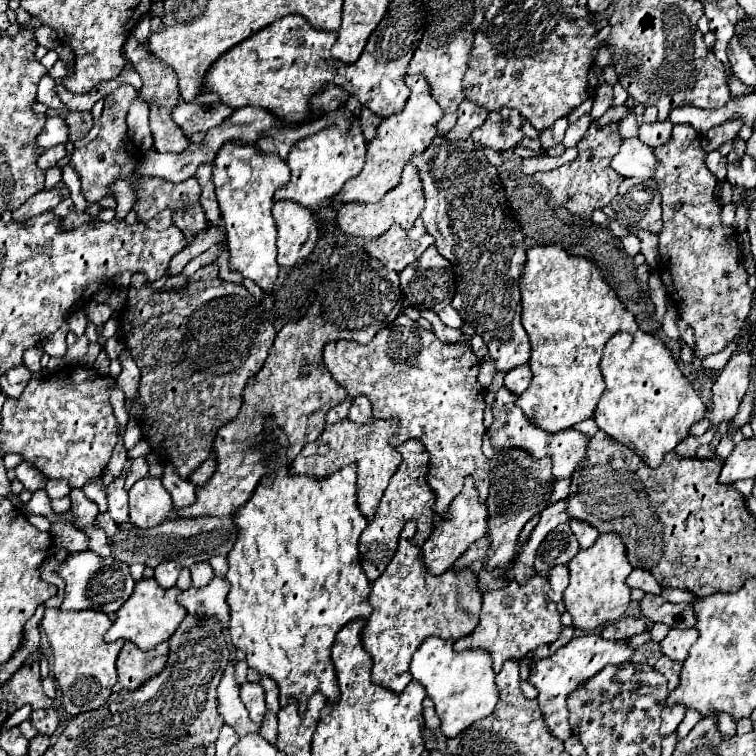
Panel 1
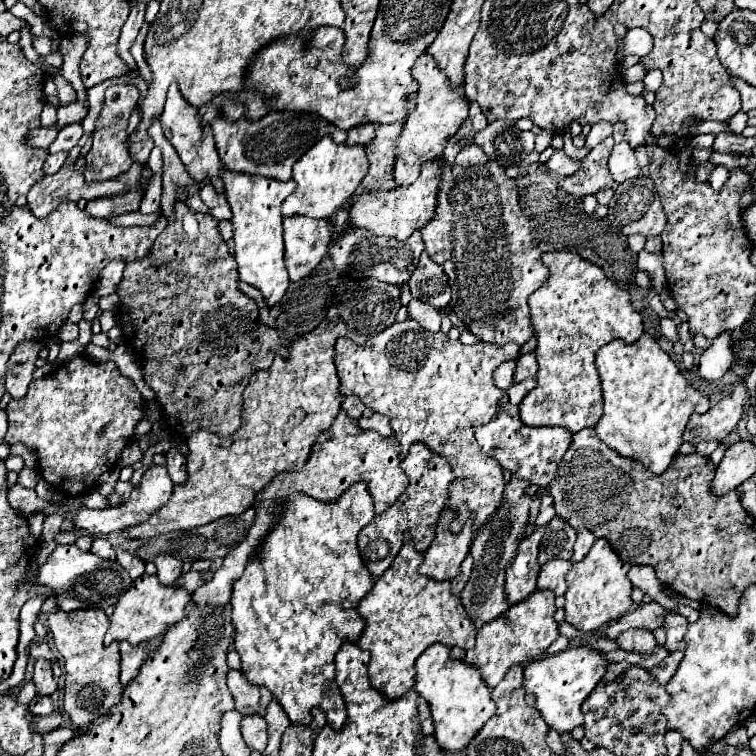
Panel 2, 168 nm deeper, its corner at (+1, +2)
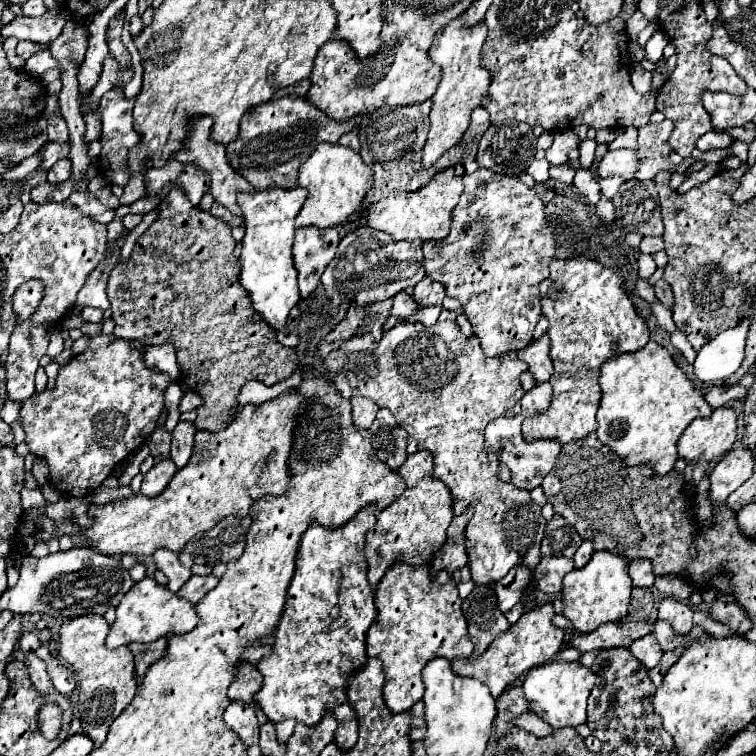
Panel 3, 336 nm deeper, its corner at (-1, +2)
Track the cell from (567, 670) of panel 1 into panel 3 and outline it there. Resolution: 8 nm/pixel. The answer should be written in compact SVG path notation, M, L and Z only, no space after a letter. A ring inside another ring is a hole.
M549 662L545 666L533 668L527 672L527 678L523 682L525 698L531 706L531 712L535 712L541 720L545 720L551 728L563 728L563 726L579 726L585 722L585 708L587 698L591 694L591 688L595 684L597 676L591 672L591 668L585 668L579 662Z

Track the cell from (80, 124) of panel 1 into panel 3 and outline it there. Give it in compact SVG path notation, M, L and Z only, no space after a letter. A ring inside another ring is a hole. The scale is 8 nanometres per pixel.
M49 142L47 146L45 146L45 152L43 152L43 162L41 162L41 170L49 170L59 158L67 158L69 156L69 142L63 142L63 144L59 144L59 142Z

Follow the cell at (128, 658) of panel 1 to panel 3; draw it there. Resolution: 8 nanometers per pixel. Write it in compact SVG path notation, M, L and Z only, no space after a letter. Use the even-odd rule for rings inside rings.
M159 638L151 644L131 644L129 650L133 652L133 658L135 658L135 676L139 676L139 680L141 680L145 670L149 668L149 664L153 664L163 654L165 638Z

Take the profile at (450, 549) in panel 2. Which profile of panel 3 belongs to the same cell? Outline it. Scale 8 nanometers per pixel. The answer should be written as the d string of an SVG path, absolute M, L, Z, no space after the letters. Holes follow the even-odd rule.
M467 508L463 514L455 516L451 526L447 528L447 540L439 552L439 558L443 562L443 570L447 574L457 572L459 568L467 566L467 552L465 552L465 544L463 544L463 530L469 522L469 518L473 516L473 510Z

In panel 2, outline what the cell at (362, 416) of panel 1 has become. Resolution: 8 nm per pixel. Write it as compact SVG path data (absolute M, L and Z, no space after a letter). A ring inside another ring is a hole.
M367 408L367 410L363 412L363 416L361 416L361 420L359 420L359 426L361 426L363 430L375 430L375 432L379 432L379 434L385 436L385 438L391 438L391 436L393 436L393 428L391 428L391 424L389 424L389 418L383 416L383 414L373 412L371 408Z

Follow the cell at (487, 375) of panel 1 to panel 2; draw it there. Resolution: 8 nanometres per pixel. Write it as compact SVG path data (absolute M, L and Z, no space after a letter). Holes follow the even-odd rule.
M513 360L503 362L503 364L495 370L495 386L497 386L497 388L503 388L503 390L507 390L509 386L513 386L513 384L515 384L513 374L515 374L515 362L513 362Z

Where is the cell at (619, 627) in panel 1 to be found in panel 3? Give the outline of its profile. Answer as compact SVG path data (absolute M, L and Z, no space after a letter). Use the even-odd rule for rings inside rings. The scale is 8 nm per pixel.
M647 634L647 636L639 638L639 640L635 640L635 644L631 644L629 650L647 670L657 666L657 662L663 656L663 652L659 648L659 642L655 640L655 634Z

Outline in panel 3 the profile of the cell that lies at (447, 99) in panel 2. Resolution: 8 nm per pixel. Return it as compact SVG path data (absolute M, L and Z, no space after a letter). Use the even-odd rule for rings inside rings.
M459 18L451 20L445 28L441 28L435 34L435 40L429 48L429 60L441 68L441 82L437 86L437 92L431 98L433 102L431 112L429 112L431 128L429 128L429 136L423 148L423 158L421 158L423 168L431 168L443 152L453 148L463 138L471 120L469 118L471 112L479 106L481 96L489 88L491 76L487 70L479 66L479 54L481 54L481 46L485 38L487 38L485 24L463 28L463 22Z

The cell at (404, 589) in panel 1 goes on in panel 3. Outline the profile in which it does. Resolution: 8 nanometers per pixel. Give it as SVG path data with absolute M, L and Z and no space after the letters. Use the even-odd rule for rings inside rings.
M391 564L377 586L377 618L367 632L367 656L375 656L383 662L383 700L387 708L391 712L405 712L423 698L421 670L431 658L467 658L471 652L473 642L453 578L445 578L445 572L433 576L427 564Z

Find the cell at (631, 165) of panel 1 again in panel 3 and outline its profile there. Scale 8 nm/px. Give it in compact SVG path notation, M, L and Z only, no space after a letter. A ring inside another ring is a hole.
M621 148L621 150L609 150L601 164L599 164L599 176L609 178L609 176L621 176L625 180L631 180L637 172L637 152L631 148Z

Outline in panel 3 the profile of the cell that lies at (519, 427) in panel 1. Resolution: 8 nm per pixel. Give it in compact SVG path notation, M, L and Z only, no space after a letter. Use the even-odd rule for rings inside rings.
M549 382L535 384L529 392L523 394L523 398L513 408L509 408L503 416L491 420L491 424L487 424L485 428L485 450L495 454L497 460L511 470L511 482L517 488L533 490L541 486L543 478L553 470L557 456L561 452L559 440L531 440L529 442L529 440L523 440L523 434L521 434L521 422L533 416L535 412L543 410L545 406L549 406L549 402L551 402L551 384Z

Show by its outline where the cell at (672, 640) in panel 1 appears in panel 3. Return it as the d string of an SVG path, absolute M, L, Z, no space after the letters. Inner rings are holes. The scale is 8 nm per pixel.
M665 598L659 604L659 620L671 624L671 628L679 634L689 634L693 628L693 608L675 598Z

